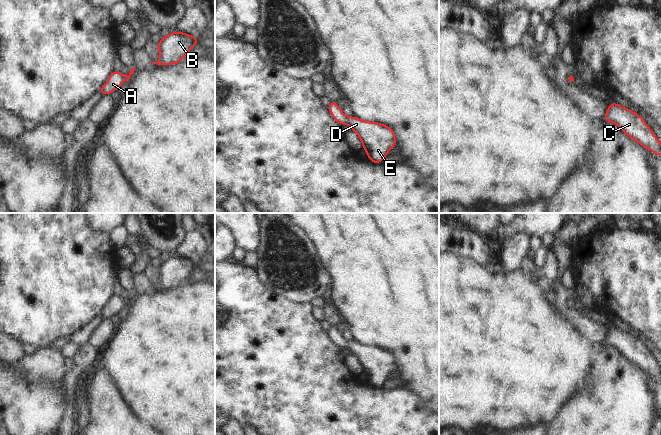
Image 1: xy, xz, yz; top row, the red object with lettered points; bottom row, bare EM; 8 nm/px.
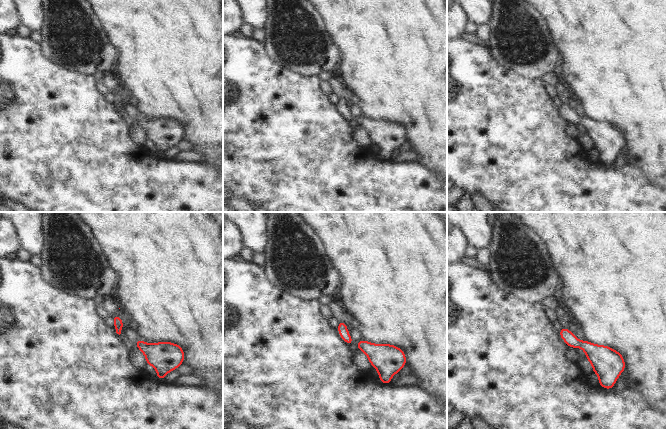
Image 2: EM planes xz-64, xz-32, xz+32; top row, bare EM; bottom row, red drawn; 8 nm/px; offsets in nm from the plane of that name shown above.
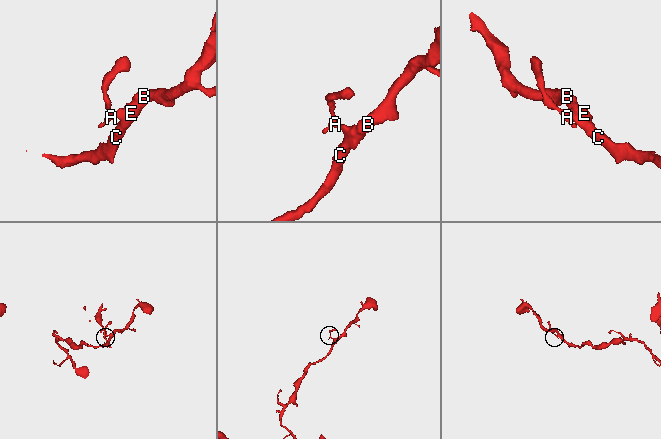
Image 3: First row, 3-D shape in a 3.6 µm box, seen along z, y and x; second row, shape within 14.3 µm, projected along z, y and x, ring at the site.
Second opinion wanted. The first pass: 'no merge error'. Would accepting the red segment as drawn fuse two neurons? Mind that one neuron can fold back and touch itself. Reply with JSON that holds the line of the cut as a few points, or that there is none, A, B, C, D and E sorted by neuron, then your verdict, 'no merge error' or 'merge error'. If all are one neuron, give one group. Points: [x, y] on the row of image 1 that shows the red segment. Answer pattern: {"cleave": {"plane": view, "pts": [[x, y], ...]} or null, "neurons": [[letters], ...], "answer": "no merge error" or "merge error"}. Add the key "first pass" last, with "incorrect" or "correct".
{"cleave": null, "neurons": [["A", "B", "C", "D", "E"]], "answer": "no merge error", "first pass": "correct"}

